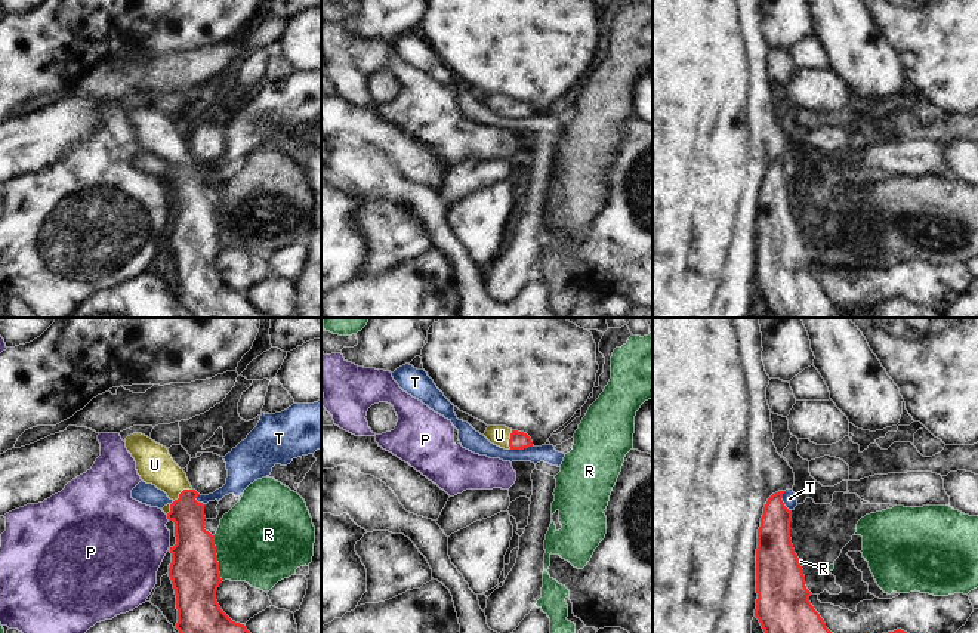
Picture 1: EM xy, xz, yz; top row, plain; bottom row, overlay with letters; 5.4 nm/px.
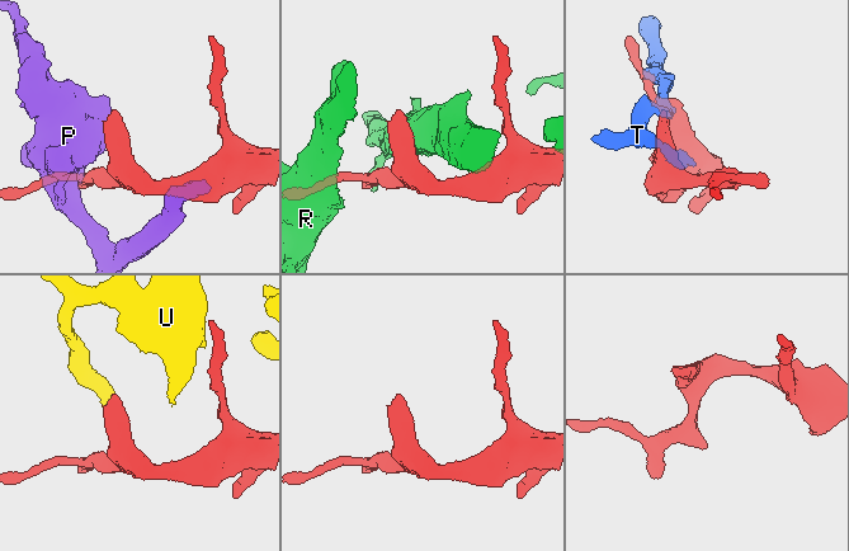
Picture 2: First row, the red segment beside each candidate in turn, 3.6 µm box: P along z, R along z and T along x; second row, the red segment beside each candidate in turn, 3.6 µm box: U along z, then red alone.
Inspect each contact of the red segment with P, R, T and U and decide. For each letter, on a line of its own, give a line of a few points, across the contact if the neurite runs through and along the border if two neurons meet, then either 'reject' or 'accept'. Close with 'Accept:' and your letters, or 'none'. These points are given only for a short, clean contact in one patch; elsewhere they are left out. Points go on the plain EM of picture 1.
P: line xy (166, 184), (169, 190); reject
R: line xy (213, 204), (218, 240), (222, 249); reject
T: line xz (533, 114), (509, 117); reject
U: line xy (188, 184), (181, 161), (154, 133); accept
Accept: U

